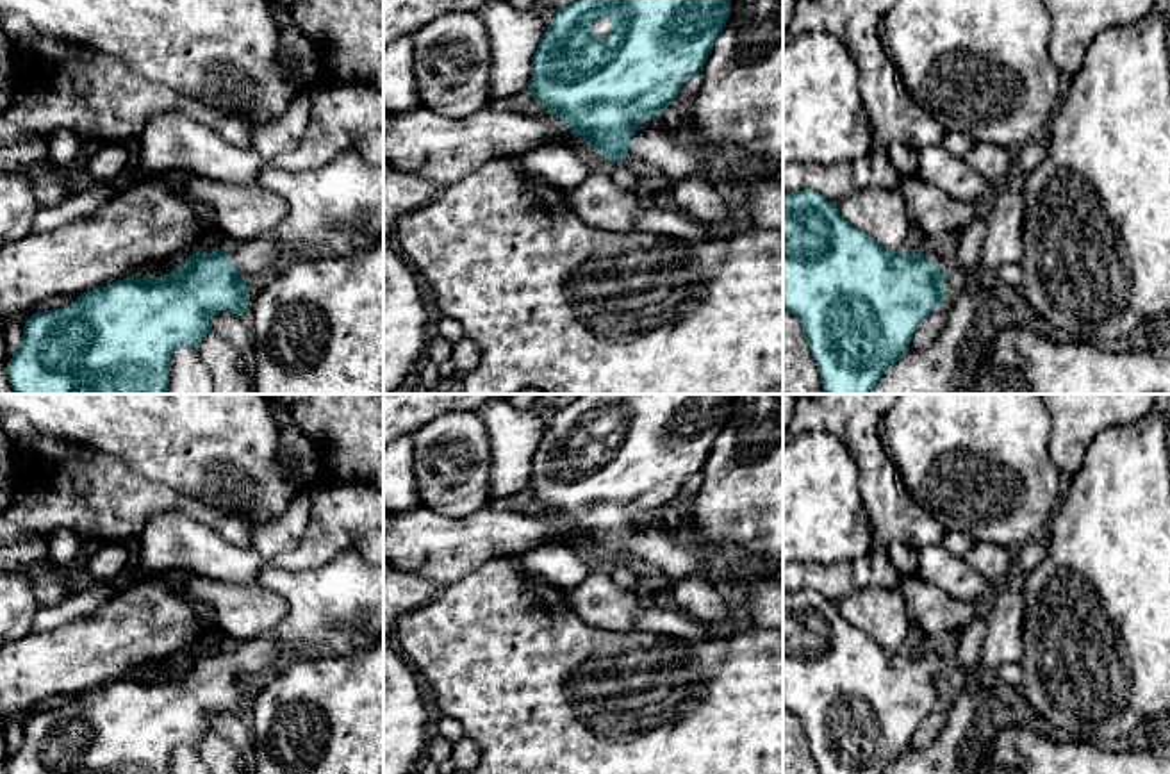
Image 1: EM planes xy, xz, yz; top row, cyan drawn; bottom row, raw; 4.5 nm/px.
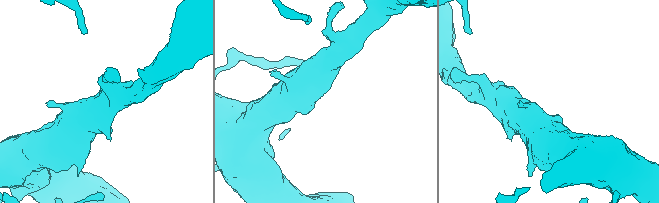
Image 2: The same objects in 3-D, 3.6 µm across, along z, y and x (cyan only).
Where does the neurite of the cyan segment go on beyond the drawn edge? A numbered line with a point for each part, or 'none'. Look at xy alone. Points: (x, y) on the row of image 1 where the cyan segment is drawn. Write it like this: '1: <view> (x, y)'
1: xy (334, 211)

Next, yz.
1: yz (939, 255)

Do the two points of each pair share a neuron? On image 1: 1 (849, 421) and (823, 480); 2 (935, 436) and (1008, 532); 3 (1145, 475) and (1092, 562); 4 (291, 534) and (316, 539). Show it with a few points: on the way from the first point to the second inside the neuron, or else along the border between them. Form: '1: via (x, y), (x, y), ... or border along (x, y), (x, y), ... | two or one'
1: border along (801, 434), (826, 430), (835, 436), (860, 477) | two
2: via (972, 441), (1022, 469), (1029, 485), (1026, 494) | one
3: via (1145, 496), (1145, 509), (1113, 541) | one
4: border along (311, 494), (311, 516), (304, 535), (270, 562) | two

